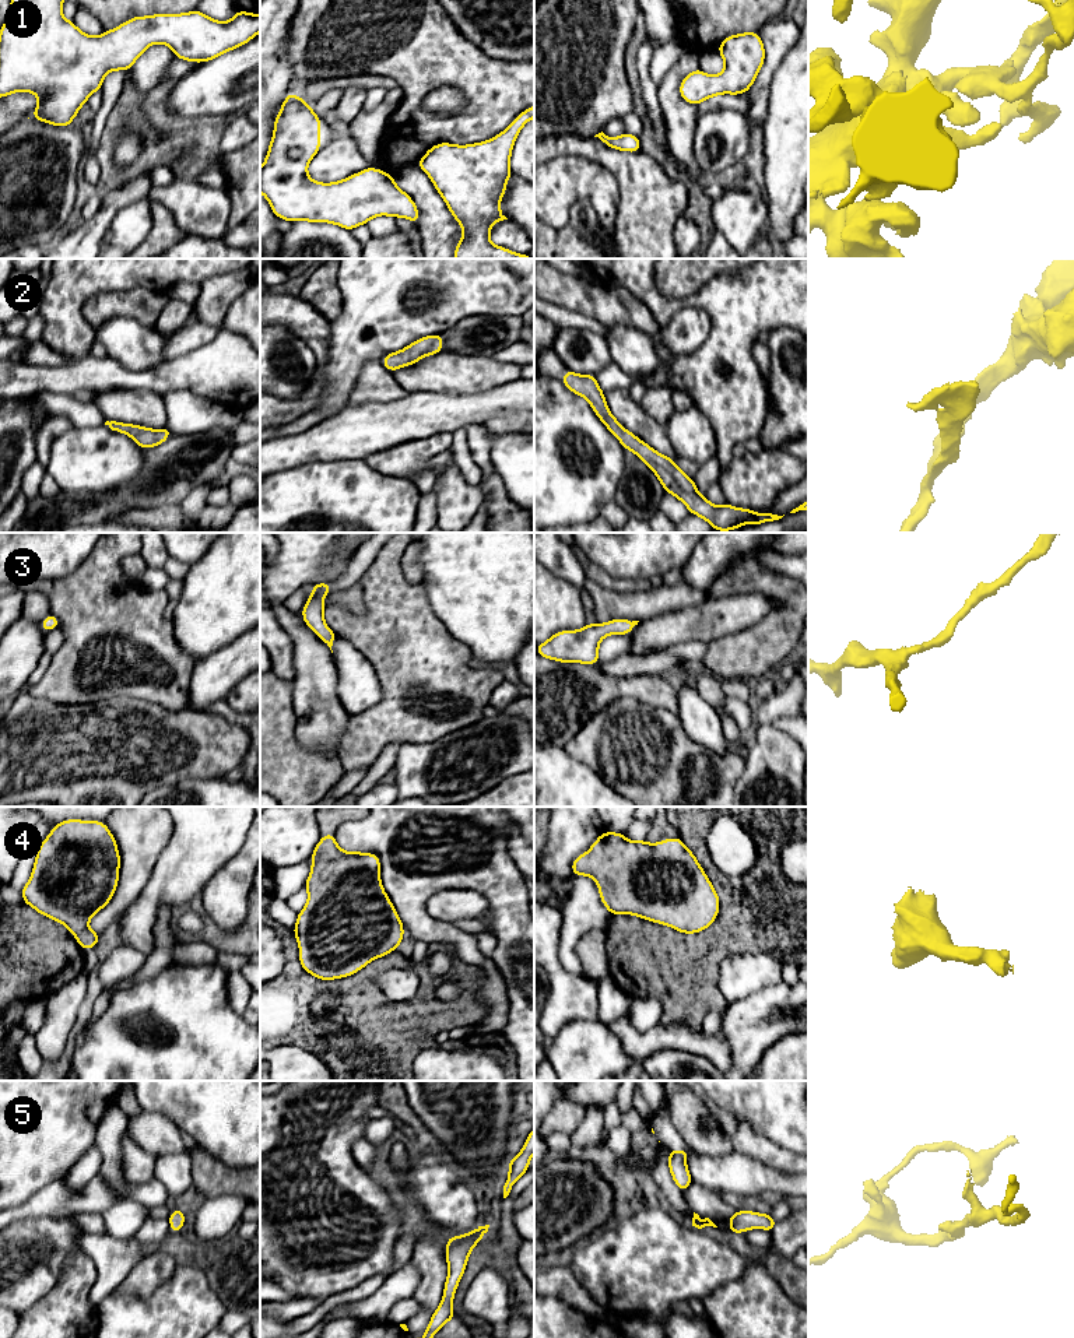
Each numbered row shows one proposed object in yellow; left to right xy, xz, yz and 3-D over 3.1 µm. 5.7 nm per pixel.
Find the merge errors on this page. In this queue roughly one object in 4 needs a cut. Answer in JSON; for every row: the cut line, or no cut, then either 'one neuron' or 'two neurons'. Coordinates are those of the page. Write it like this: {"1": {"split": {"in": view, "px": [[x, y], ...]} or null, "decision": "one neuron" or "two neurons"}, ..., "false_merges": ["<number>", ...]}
{"1": {"split": null, "decision": "one neuron"}, "2": {"split": null, "decision": "one neuron"}, "3": {"split": null, "decision": "one neuron"}, "4": {"split": null, "decision": "one neuron"}, "5": {"split": null, "decision": "one neuron"}, "false_merges": []}

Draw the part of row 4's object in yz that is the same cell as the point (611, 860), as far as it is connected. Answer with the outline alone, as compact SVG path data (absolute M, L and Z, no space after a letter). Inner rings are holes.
M603 832L585 854L572 861L572 874L596 881L600 900L611 916L633 914L682 934L708 928L720 907L716 889L678 836L650 844L647 840L628 840L624 833Z

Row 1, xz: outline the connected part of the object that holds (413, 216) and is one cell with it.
M289 92L274 120L274 133L260 168L260 192L277 218L309 222L329 222L352 231L379 215L403 217L418 225L418 208L404 193L393 175L376 168L365 168L340 182L319 183L308 176L308 165L320 151L320 117L301 96Z

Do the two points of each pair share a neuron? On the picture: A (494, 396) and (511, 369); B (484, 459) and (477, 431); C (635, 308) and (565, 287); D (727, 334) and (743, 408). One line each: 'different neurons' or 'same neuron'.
A: different neurons
B: same neuron
C: same neuron
D: same neuron

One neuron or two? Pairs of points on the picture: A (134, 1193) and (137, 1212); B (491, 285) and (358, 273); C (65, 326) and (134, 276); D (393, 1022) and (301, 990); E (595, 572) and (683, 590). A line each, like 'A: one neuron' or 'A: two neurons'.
A: two neurons
B: one neuron
C: one neuron
D: one neuron
E: two neurons

